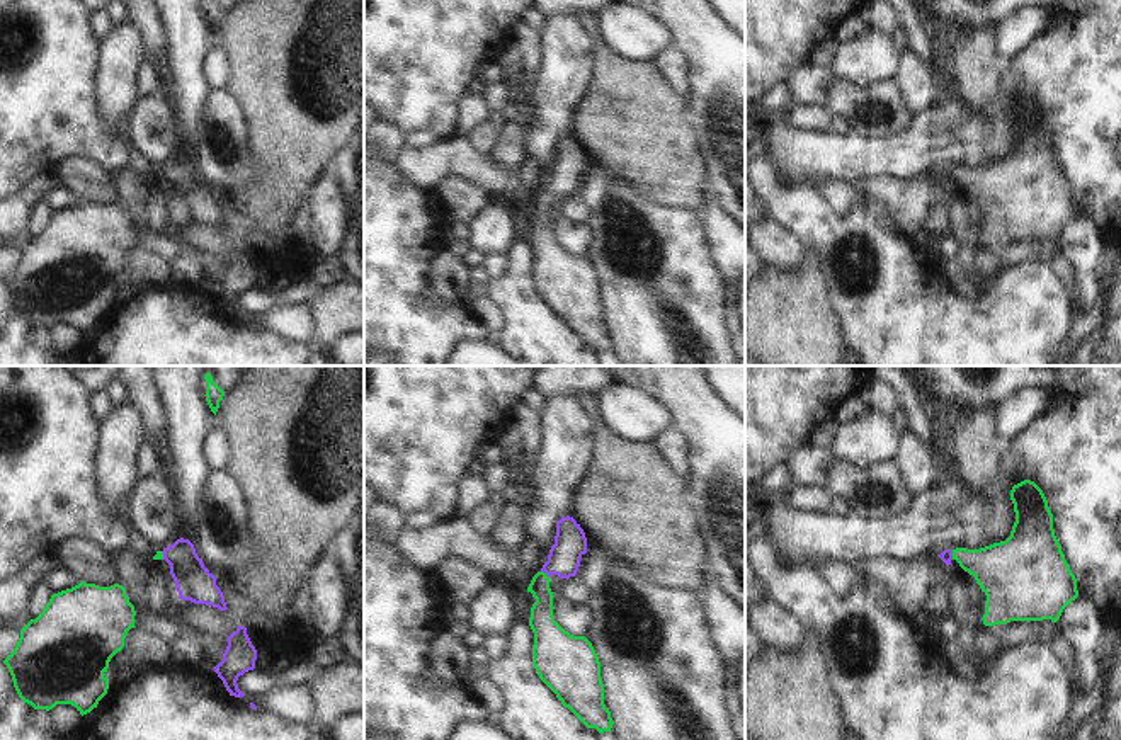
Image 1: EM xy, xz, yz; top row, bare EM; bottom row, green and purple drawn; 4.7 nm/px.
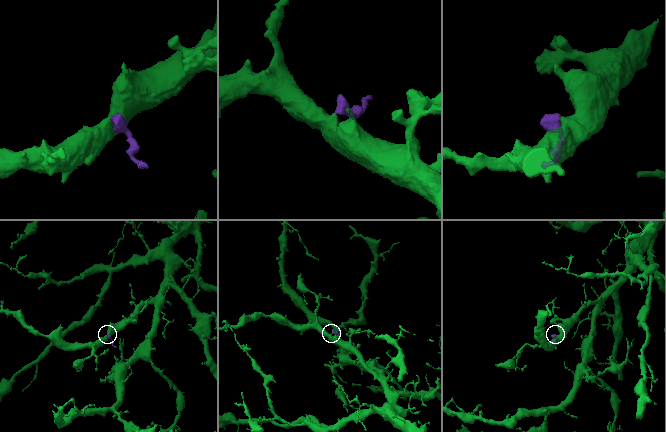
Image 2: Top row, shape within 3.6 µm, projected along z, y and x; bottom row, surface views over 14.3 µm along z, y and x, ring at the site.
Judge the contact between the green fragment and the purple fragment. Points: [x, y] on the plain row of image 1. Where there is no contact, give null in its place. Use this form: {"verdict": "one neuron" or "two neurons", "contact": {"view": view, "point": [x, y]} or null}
{"verdict": "one neuron", "contact": {"view": "xz", "point": [545, 193]}}

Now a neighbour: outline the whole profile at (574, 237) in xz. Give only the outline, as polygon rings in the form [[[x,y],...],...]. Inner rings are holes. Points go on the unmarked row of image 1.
[[[558,214],[553,216],[555,240],[573,255],[585,255],[590,243],[590,226],[578,225]]]

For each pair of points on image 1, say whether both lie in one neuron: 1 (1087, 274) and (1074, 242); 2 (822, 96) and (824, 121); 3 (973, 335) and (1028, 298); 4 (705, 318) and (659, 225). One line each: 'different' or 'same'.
1: same
2: different
3: same
4: same

